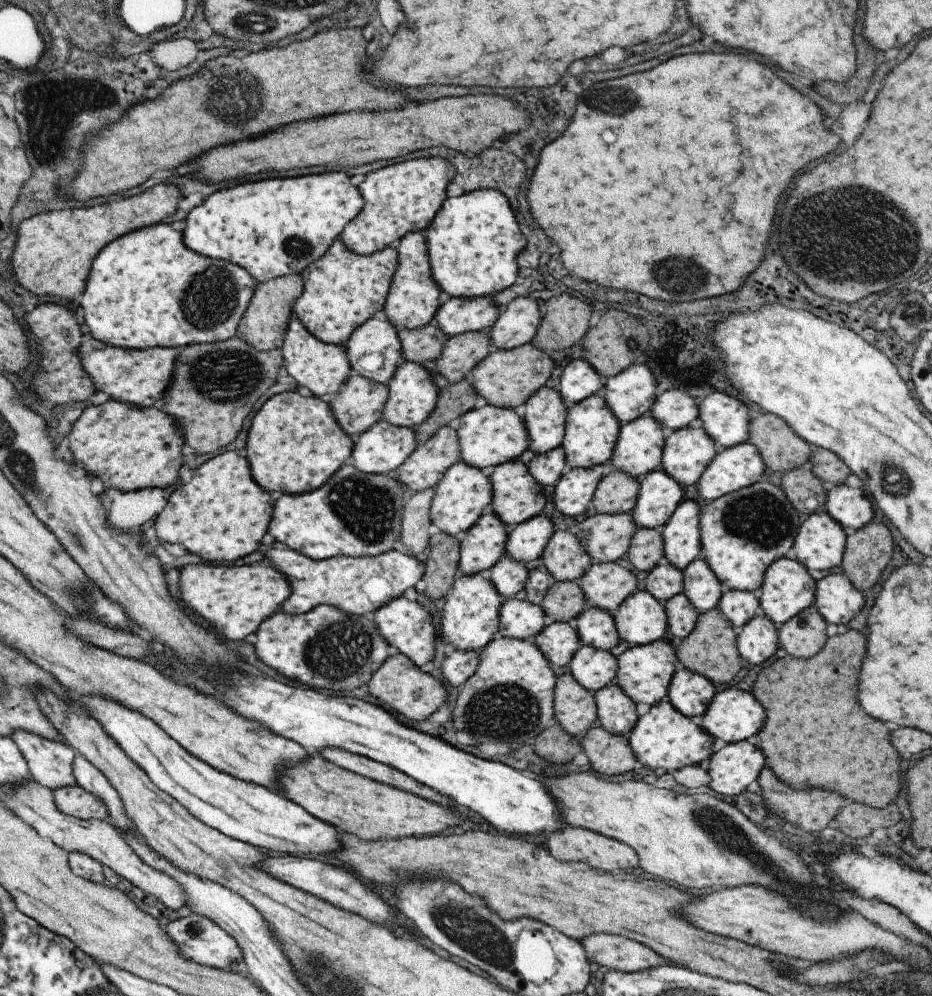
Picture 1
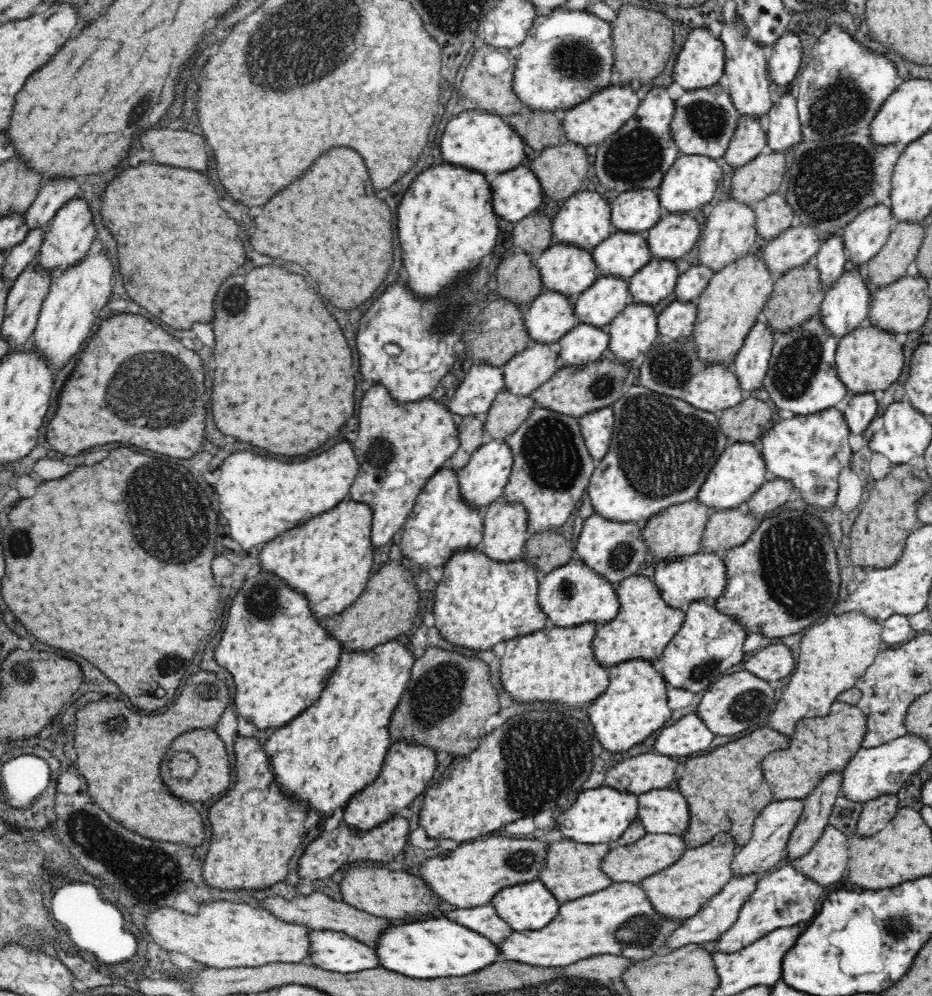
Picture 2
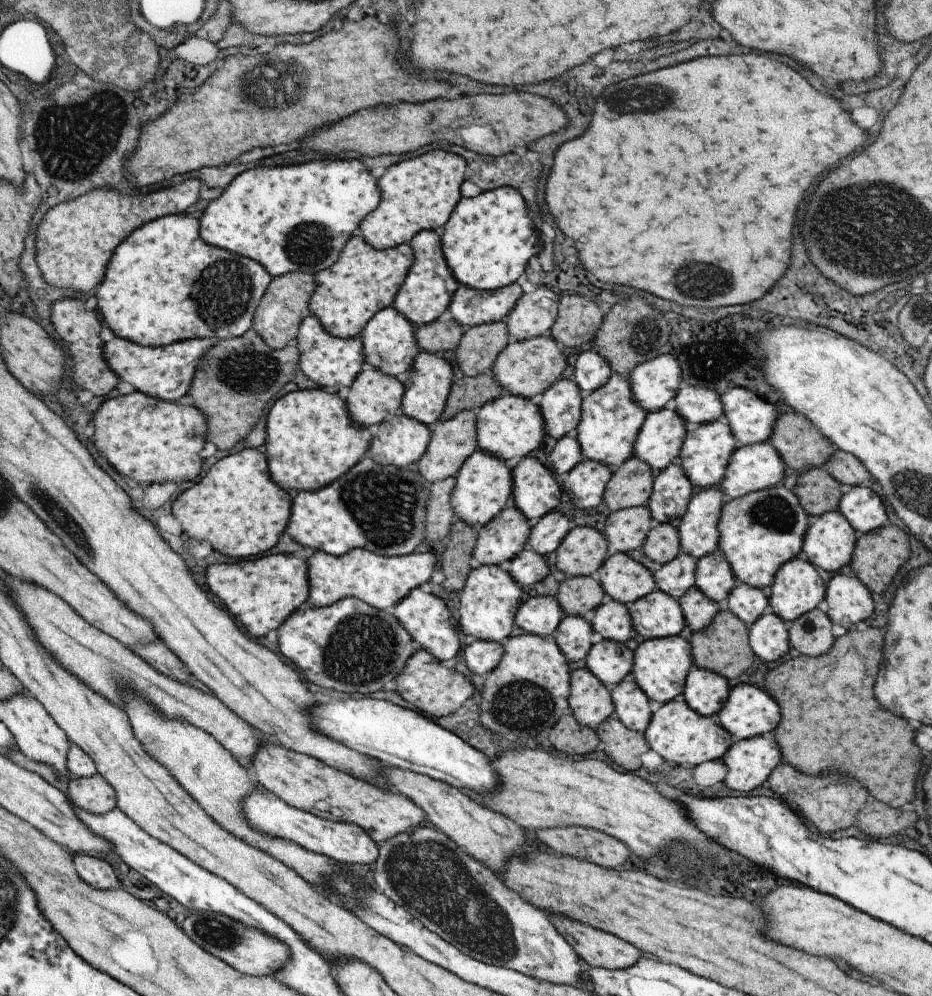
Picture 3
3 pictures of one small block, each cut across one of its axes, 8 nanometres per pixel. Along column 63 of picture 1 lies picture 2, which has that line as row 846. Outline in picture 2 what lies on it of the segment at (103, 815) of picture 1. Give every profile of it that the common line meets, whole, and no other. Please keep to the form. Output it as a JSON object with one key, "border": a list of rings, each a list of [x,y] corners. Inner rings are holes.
{"border":[[[832,772],[806,798],[806,808],[786,845],[785,859],[788,865],[810,854],[810,850],[814,848],[814,844],[820,840],[824,829],[829,825],[833,804],[841,792],[841,776],[842,774]]]}

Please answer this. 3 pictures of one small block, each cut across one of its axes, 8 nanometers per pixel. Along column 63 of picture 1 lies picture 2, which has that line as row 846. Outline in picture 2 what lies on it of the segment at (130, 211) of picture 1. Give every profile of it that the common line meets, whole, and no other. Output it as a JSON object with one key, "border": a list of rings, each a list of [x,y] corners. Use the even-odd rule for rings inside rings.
{"border":[[[255,736],[239,737],[234,747],[236,784],[211,805],[210,846],[203,860],[201,878],[215,890],[266,890],[289,873],[288,864],[300,848],[307,806],[290,804],[278,790],[264,751]]]}

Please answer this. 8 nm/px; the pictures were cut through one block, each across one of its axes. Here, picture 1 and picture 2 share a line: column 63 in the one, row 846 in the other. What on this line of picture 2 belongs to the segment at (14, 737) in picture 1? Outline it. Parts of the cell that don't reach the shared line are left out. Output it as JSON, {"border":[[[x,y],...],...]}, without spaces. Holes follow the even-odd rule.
{"border":[[[787,799],[768,804],[768,806],[758,814],[758,818],[756,818],[756,822],[754,822],[750,842],[741,847],[738,854],[734,856],[734,862],[732,862],[734,875],[753,873],[754,871],[766,871],[774,866],[778,860],[785,858],[786,845],[790,840],[790,834],[792,834],[792,830],[794,830],[796,824],[798,824],[798,820],[800,820],[804,808],[806,808],[804,799]]]}

